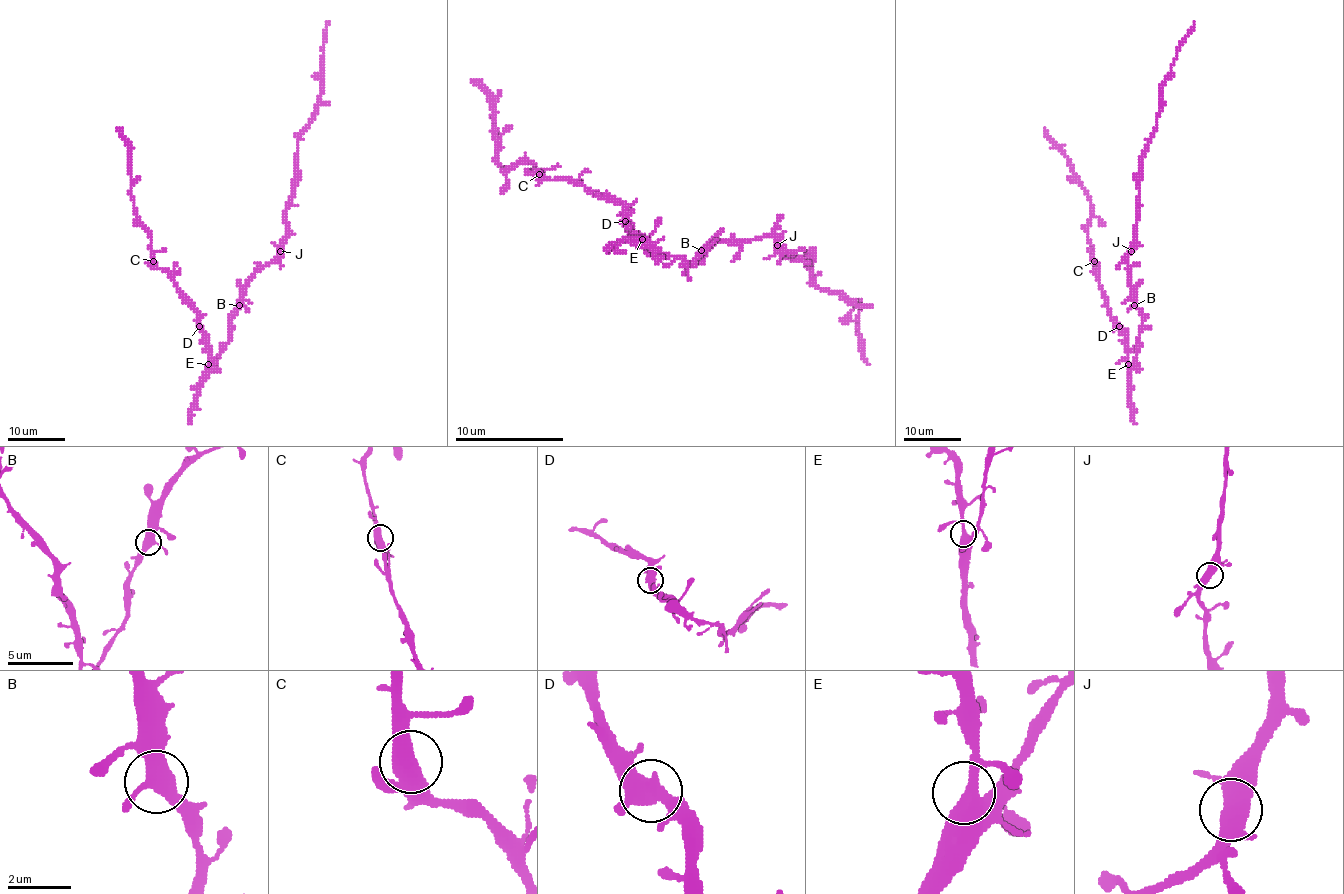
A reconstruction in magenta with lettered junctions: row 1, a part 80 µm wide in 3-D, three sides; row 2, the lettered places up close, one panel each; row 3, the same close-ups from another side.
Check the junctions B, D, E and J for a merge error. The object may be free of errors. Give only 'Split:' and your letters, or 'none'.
Split: none

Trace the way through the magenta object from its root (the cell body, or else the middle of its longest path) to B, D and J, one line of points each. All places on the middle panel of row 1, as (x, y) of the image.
B: (688, 264), (701, 250)
D: (688, 264), (682, 258), (658, 253), (625, 220)
J: (688, 264), (718, 242), (750, 242), (772, 237), (777, 245)

